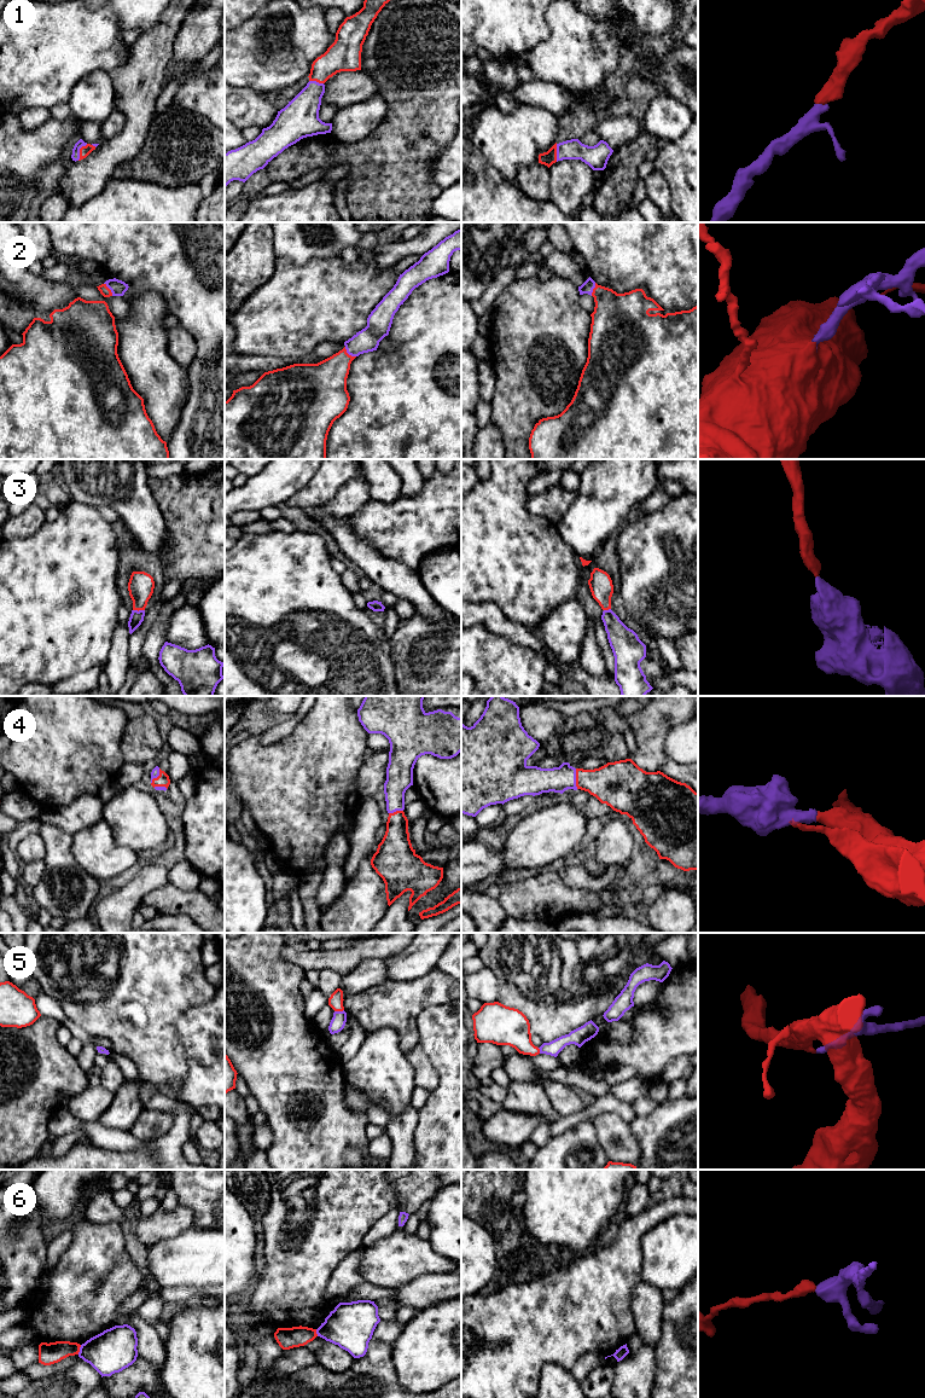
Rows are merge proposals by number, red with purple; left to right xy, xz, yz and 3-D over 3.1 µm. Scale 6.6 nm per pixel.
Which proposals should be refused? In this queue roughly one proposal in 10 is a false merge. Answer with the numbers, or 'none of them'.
6

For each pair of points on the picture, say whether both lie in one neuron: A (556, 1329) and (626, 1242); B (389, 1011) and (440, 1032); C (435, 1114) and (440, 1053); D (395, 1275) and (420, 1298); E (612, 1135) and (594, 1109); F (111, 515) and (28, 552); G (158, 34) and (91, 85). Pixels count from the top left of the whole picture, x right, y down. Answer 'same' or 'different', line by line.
A: same
B: different
C: same
D: different
E: different
F: different
G: different

